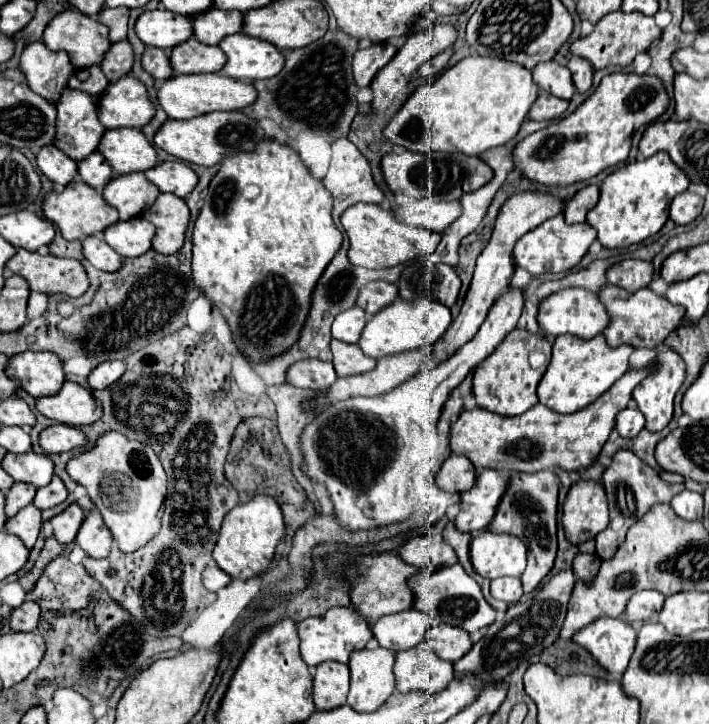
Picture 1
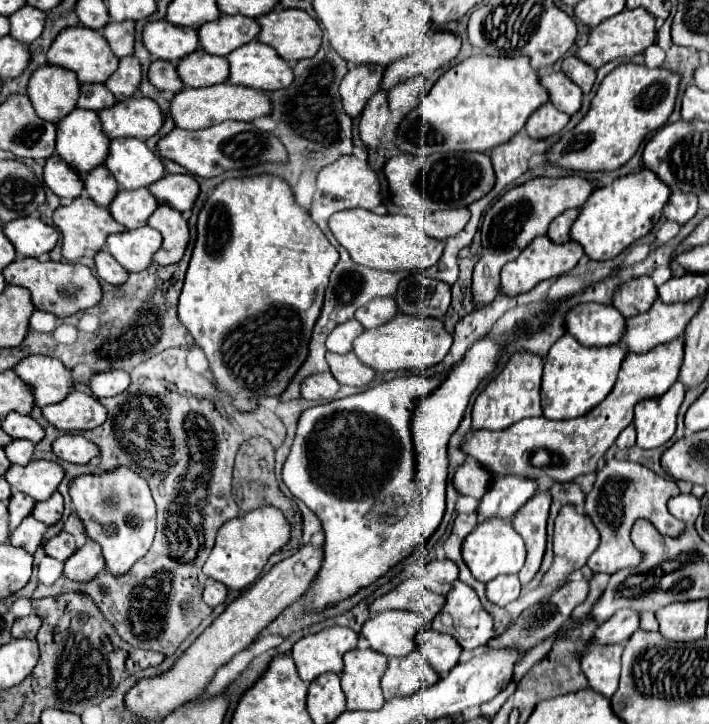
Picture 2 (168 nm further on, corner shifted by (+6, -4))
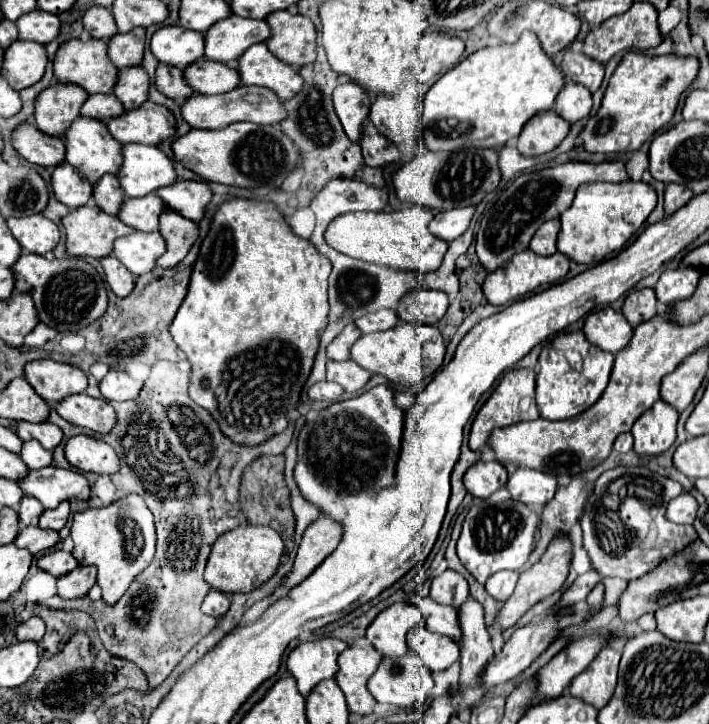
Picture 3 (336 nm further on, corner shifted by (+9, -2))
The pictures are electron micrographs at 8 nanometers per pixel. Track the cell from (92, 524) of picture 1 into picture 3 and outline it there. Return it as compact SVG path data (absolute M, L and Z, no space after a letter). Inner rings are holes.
M76 566L70 574L58 578L58 594L62 598L80 598L88 594L88 590L96 582L96 566Z

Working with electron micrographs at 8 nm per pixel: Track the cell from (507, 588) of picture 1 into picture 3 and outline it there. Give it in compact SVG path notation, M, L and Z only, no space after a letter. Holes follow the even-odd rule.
M504 570L504 572L496 572L488 578L486 582L486 592L498 600L498 602L506 602L514 588L516 588L516 582L518 582L518 572L512 572L512 570Z

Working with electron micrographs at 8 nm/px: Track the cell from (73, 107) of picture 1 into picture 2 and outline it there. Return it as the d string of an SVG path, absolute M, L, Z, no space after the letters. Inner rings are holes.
M75 108L57 124L57 154L79 174L105 164L109 144L97 112Z

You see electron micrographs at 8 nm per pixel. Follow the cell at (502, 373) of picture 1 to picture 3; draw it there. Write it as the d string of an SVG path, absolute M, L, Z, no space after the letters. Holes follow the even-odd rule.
M512 368L508 370L492 396L484 402L484 406L478 410L472 428L470 428L470 446L472 450L482 450L486 446L486 440L494 428L504 428L522 420L536 420L540 418L536 402L534 402L534 386L536 386L536 372L530 368Z

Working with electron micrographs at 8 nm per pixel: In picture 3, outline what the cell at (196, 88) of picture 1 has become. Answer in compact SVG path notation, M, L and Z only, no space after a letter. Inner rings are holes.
M238 86L230 92L224 94L198 94L194 92L186 102L182 104L182 118L192 126L192 128L204 128L204 130L216 130L224 128L232 122L254 122L254 124L276 124L284 120L284 106L276 98L276 94L268 88L262 86Z

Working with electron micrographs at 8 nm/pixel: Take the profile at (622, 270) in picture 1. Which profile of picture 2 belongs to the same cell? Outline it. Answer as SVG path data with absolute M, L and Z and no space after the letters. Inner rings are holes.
M649 276L635 278L627 284L623 284L613 298L613 306L625 316L633 318L635 314L643 314L651 308L651 304L657 300L657 288Z

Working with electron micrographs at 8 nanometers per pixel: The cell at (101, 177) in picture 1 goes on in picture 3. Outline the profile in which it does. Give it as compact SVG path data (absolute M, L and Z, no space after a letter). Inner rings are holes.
M104 174L96 186L94 186L94 200L96 204L106 212L106 214L118 214L122 202L124 202L124 192L120 190L118 178L114 174Z

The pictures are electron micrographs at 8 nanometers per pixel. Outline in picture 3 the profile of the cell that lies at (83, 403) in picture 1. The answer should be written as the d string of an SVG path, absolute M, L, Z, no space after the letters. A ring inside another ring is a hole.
M74 394L60 400L54 408L66 422L74 426L82 426L94 430L98 434L106 434L116 424L116 412L108 404L108 400L98 400L88 394Z

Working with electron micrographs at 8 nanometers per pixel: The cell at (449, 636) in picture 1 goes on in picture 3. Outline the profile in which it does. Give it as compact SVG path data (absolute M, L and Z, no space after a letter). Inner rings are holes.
M422 624L408 632L408 646L420 656L424 666L428 666L428 670L432 672L446 670L450 664L458 660L458 652L460 652L452 638L434 634L426 630L426 626Z

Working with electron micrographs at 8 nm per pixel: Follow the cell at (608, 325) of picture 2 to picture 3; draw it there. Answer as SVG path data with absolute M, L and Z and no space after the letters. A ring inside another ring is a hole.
M610 306L590 312L584 320L582 330L588 342L596 344L600 350L606 350L610 354L620 352L632 336L632 326L628 324L628 320Z

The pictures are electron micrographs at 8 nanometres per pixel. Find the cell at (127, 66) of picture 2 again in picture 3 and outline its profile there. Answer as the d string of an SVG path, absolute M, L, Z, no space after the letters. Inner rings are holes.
M128 66L128 68L120 70L112 92L124 104L126 110L132 110L132 108L138 108L142 102L146 102L148 86L150 86L150 78L144 72L144 68Z

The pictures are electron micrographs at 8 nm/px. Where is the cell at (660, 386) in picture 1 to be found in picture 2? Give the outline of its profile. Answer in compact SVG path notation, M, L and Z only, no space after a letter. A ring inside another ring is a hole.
M673 384L663 398L643 400L635 406L633 426L637 430L637 446L639 448L659 448L677 428L677 412L685 398L683 384Z

